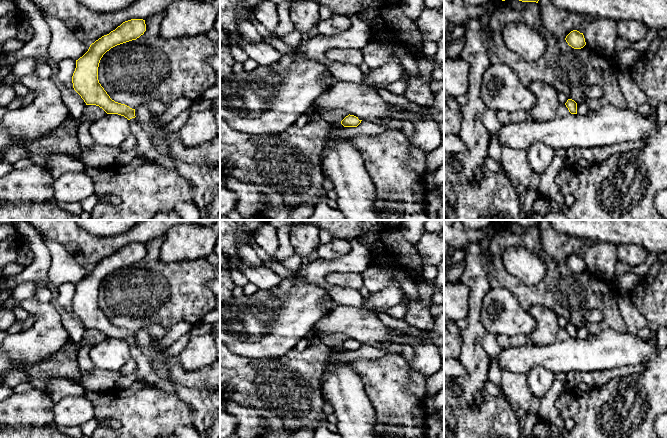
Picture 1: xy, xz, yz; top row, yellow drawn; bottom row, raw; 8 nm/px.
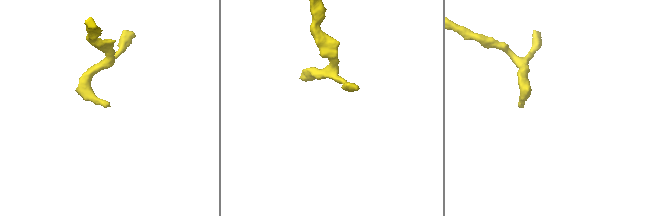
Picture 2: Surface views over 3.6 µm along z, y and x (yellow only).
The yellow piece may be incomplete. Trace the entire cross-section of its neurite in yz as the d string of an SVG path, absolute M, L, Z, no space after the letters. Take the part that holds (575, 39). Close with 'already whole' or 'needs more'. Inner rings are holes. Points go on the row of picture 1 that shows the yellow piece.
M577 30L571 31L565 38L569 46L574 49L581 49L586 45L583 33Z | already whole

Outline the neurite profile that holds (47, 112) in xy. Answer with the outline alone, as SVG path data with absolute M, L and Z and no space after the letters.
M33 72L16 76L15 82L33 91L34 99L27 106L8 111L0 120L0 162L8 149L46 136L70 116L51 78L42 78Z

